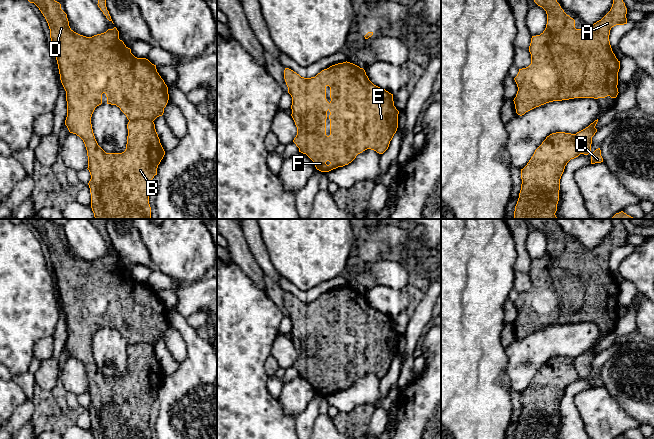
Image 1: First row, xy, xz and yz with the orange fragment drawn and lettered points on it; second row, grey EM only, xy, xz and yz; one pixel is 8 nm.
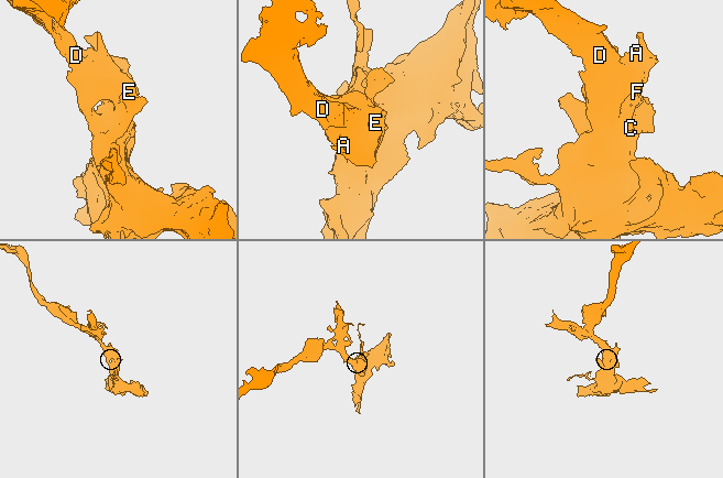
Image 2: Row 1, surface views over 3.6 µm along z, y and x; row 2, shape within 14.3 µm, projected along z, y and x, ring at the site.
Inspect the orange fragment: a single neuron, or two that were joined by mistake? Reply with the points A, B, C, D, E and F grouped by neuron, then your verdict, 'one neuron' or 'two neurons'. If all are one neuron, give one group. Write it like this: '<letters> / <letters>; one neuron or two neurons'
A B C D E F; one neuron

